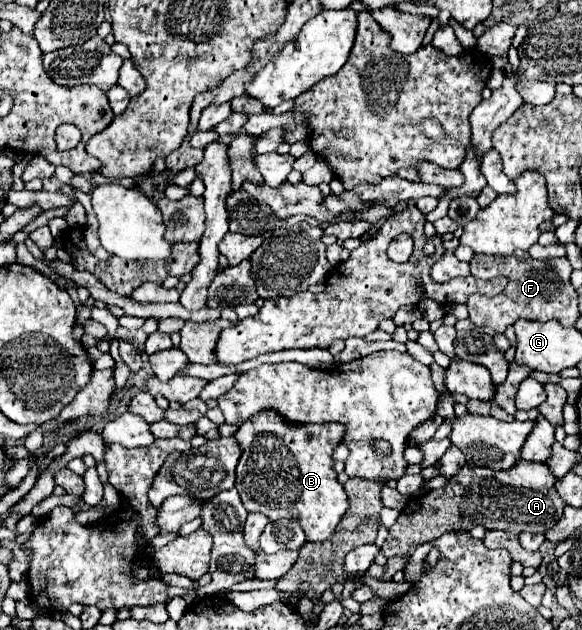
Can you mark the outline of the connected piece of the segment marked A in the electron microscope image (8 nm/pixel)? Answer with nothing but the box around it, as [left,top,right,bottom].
[380,460,566,558]

